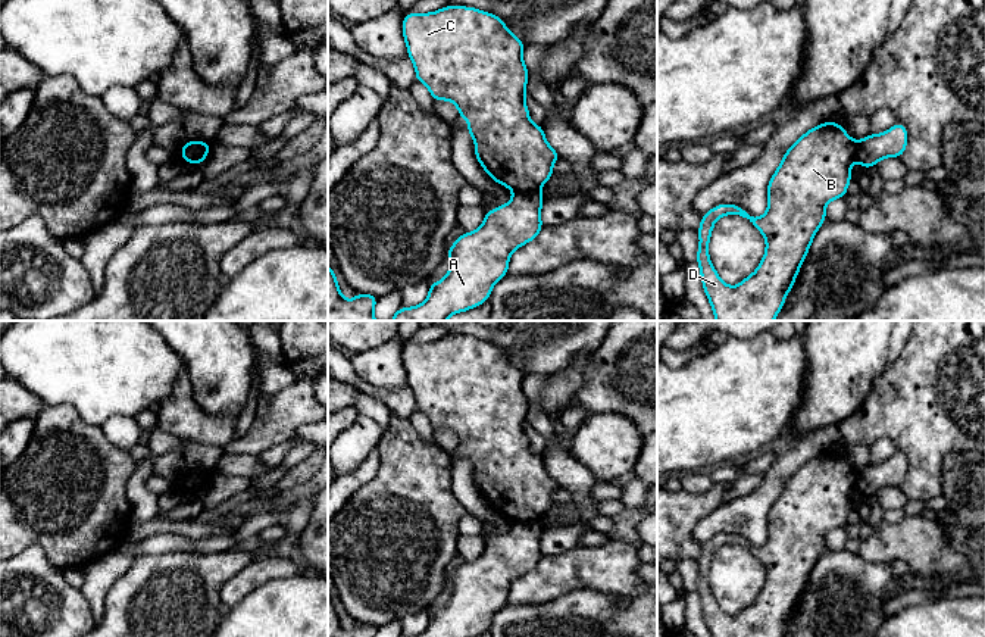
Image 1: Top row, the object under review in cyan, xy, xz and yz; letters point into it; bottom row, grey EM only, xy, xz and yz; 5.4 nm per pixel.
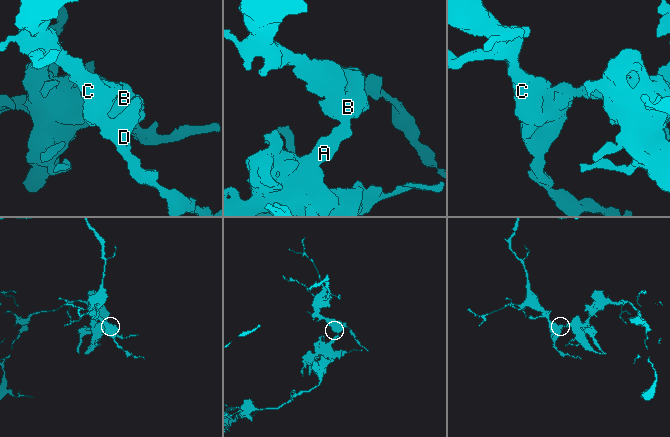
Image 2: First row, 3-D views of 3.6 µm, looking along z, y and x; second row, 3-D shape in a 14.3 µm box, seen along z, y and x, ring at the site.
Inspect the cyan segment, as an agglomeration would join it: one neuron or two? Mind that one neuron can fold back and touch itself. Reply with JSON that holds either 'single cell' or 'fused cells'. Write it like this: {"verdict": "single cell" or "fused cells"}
{"verdict": "fused cells"}

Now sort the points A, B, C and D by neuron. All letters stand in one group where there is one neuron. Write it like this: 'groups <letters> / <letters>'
groups A / B C D

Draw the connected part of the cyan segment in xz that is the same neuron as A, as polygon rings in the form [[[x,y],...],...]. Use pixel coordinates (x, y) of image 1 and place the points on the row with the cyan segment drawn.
[[[540,190],[516,191],[507,204],[485,212],[485,221],[473,232],[462,234],[445,256],[451,259],[447,275],[429,285],[426,300],[413,307],[400,307],[391,321],[447,321],[487,302],[492,285],[509,272],[509,257],[520,246],[532,241],[542,229]]]

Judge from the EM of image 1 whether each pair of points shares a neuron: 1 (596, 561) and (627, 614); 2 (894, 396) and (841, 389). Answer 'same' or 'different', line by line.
1: different
2: different

